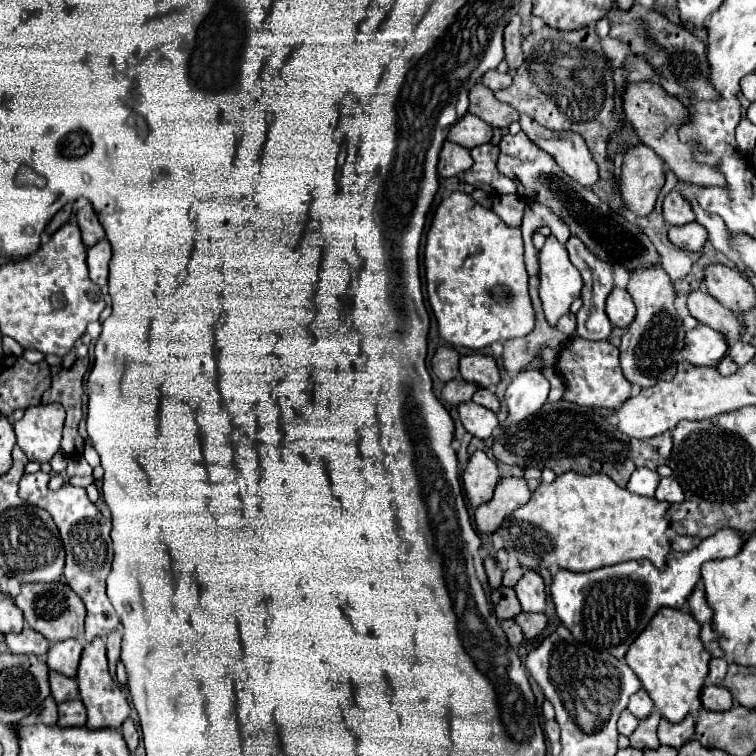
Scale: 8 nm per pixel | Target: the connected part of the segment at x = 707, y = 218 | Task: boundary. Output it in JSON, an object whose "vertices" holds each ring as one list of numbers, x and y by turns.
{"vertices":[[683,184,681,188,677,188,677,190,681,190,681,196,685,196,685,200,689,200,689,204,691,204,691,208,693,208,693,212,695,212,695,222,697,224,703,224,705,228,707,228,707,232,709,232,709,242,719,250,719,252,723,252,727,258,731,258,735,264,737,264,737,254,731,250,731,246,729,246,729,230,727,230,727,226,725,226,725,222,719,218,719,216,713,216,713,214,709,214,709,212,705,212,699,204,697,204,697,200,695,200,695,196,693,196,693,192,691,192,691,184]]}

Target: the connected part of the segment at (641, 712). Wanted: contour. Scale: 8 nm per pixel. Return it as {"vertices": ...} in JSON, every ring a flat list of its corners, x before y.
{"vertices":[[641,688,639,692,635,692,633,696,631,696,631,702,629,702,629,706,627,706,639,720,643,720,643,718,647,718,649,714,651,714,651,710,653,710,653,700,649,698,649,694,645,692,645,688]]}

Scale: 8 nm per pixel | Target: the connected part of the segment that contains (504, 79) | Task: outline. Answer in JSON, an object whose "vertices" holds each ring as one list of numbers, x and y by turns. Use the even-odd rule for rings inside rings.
{"vertices":[[489,70,485,72,485,76,481,76,481,84,485,84,491,90,499,90,511,84,511,76,509,74,501,74,497,70]]}

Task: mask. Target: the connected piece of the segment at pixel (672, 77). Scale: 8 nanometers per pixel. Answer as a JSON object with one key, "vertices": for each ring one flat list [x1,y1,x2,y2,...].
{"vertices":[[635,2,629,10,623,10,623,8,611,10,607,14,607,20,611,24,611,38,617,38,623,44,627,44,635,56,645,58,653,66,661,86,669,94,681,96,681,98,695,96,701,100,717,98,717,92,713,92,707,80,709,64,705,58,705,44,699,38,695,38,685,26,667,20,653,6,647,8,639,2]]}

